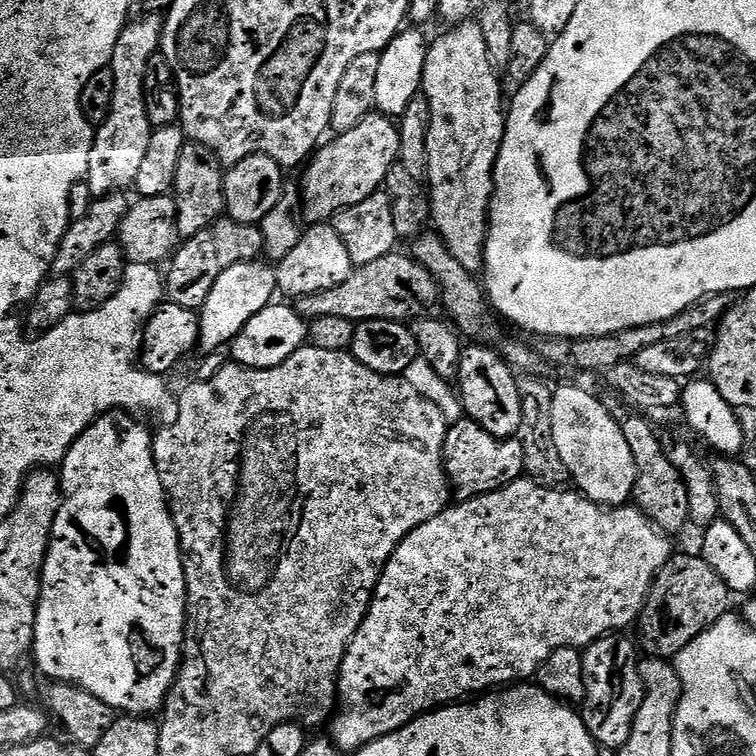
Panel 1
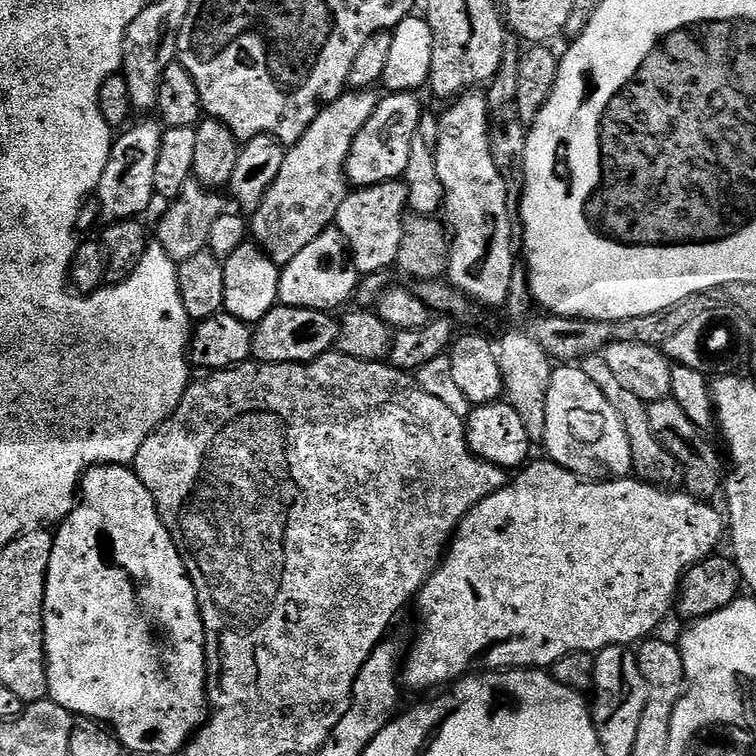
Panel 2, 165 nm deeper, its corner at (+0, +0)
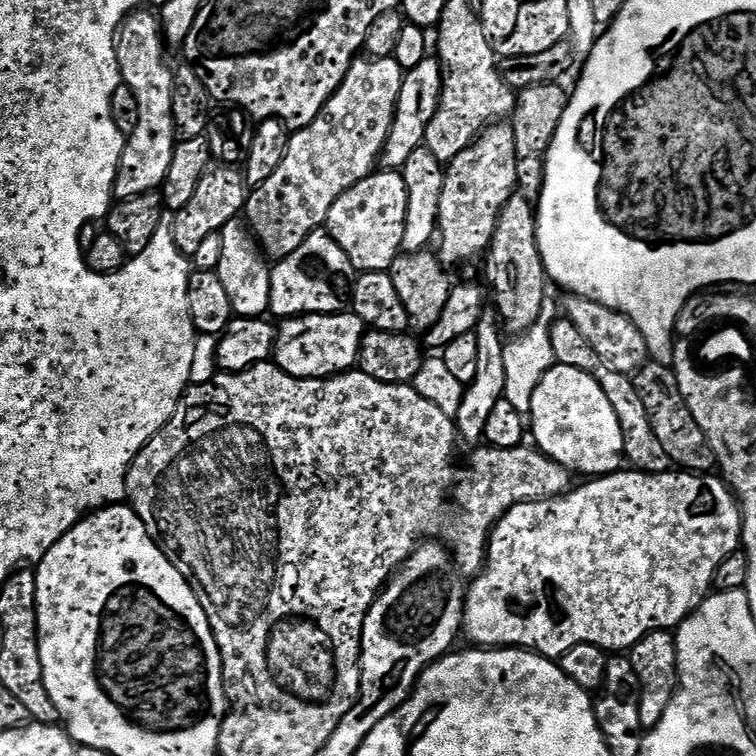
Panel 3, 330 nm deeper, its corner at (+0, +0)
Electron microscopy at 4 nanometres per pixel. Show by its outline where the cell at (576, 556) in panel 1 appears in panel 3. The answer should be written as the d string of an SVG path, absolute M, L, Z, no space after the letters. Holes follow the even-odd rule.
M617 470L610 472L606 476L597 476L584 482L580 489L569 490L563 496L551 496L548 500L527 500L525 504L514 506L501 520L492 527L492 536L488 539L488 554L484 562L484 568L480 571L480 575L475 577L467 585L466 595L464 598L464 627L463 635L469 636L471 643L476 646L486 648L526 648L535 650L542 656L549 658L559 658L562 654L566 654L566 650L570 650L575 644L593 644L605 650L631 650L639 640L646 634L658 632L661 630L675 630L679 628L681 622L687 619L696 608L699 607L705 599L707 599L714 588L716 579L716 571L718 566L722 566L722 562L726 562L726 558L730 554L734 554L741 547L740 542L740 505L735 496L732 494L732 489L724 483L723 479L716 474L697 475L697 473L687 470L673 470L663 472L662 474L650 474L649 472L638 472L635 470Z

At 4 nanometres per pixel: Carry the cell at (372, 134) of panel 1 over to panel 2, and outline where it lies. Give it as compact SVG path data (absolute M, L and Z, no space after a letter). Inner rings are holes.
M395 92L385 95L377 103L370 122L358 130L354 146L350 146L348 165L344 173L353 189L364 189L400 180L406 170L410 157L411 144L416 142L416 131L420 125L422 108L416 92Z

